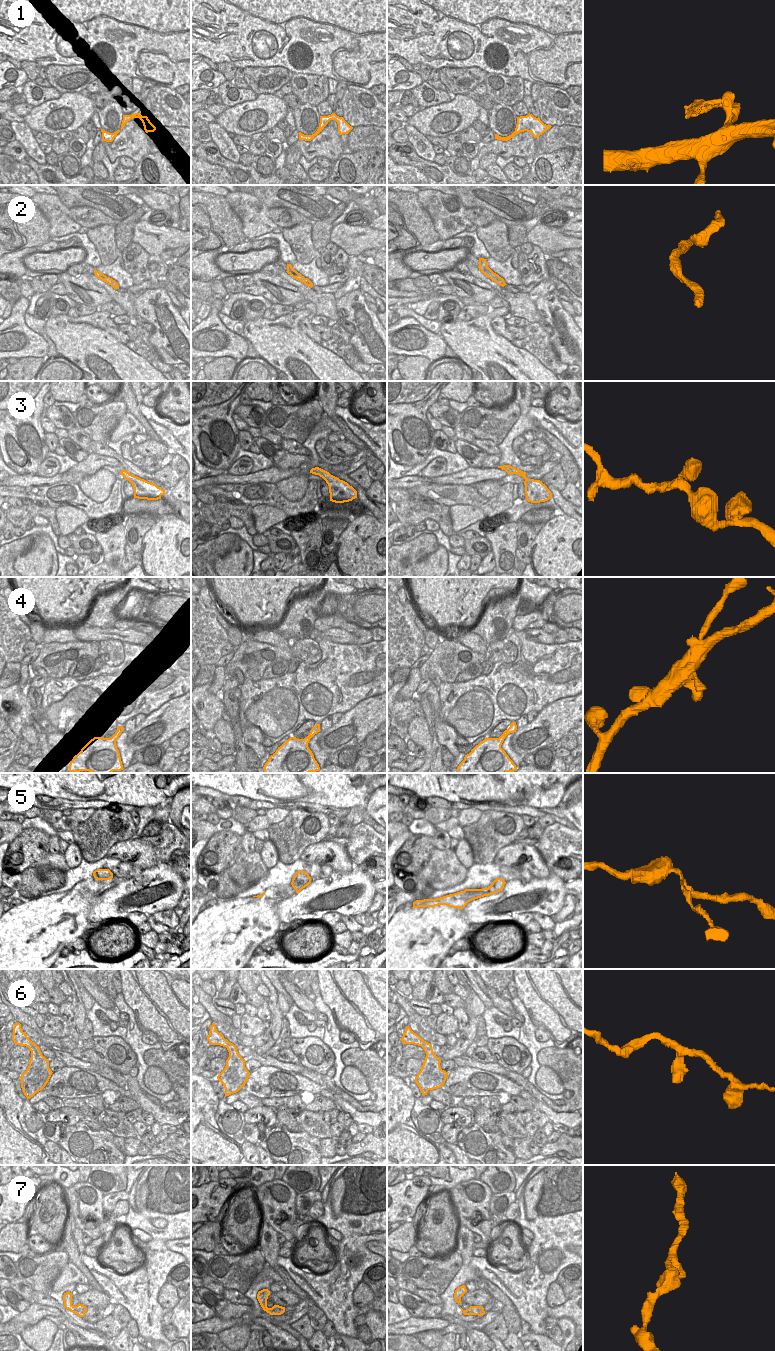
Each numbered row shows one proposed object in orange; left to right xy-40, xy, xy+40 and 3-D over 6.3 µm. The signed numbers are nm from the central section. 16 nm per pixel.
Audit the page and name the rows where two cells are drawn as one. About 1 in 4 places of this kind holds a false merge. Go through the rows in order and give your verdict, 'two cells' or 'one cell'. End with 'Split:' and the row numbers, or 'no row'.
1: one cell
2: one cell
3: one cell
4: one cell
5: one cell
6: one cell
7: one cell
Split: no row

